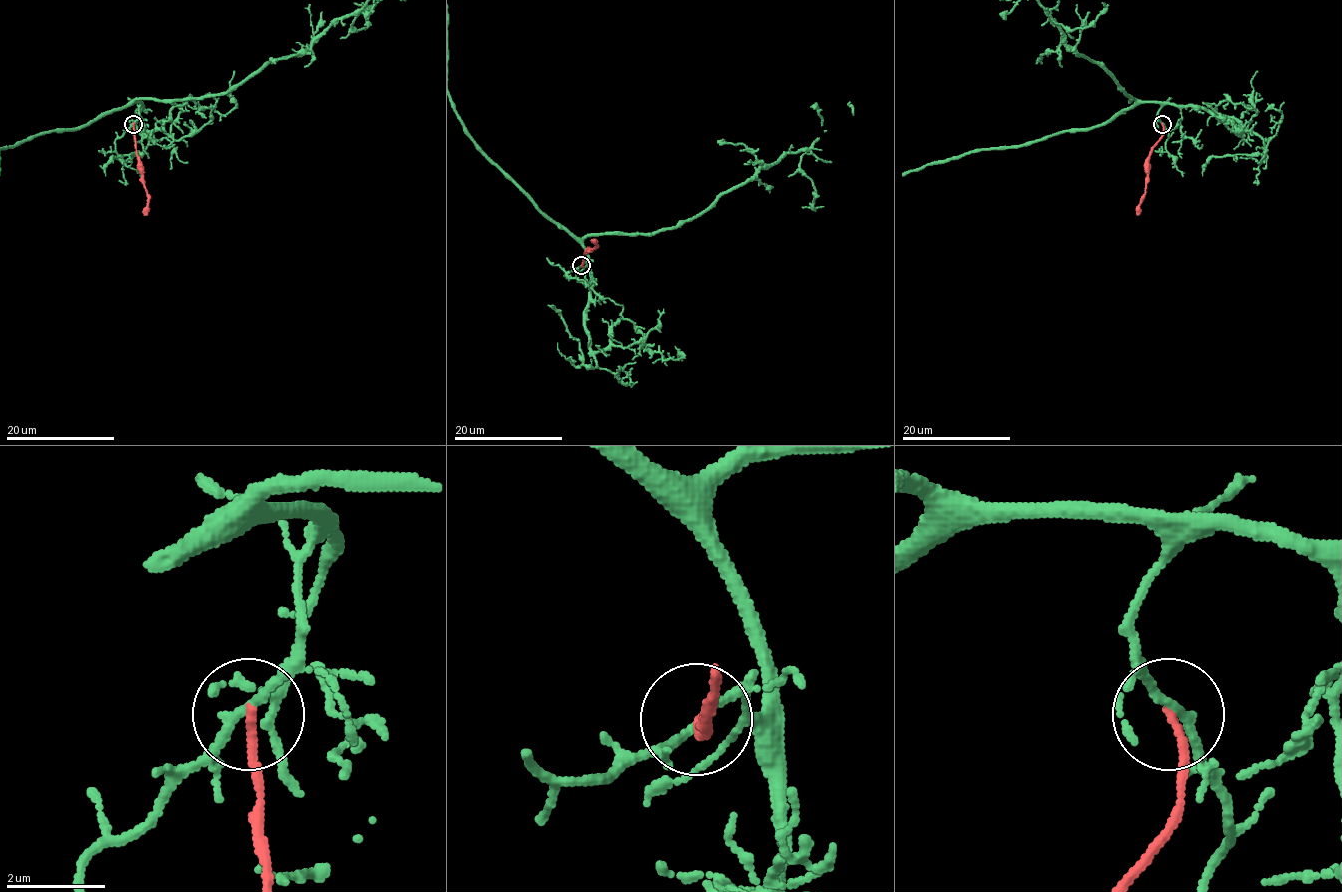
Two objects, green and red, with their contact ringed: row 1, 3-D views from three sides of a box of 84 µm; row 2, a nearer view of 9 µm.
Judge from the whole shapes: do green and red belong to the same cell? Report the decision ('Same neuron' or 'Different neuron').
Different neuron

